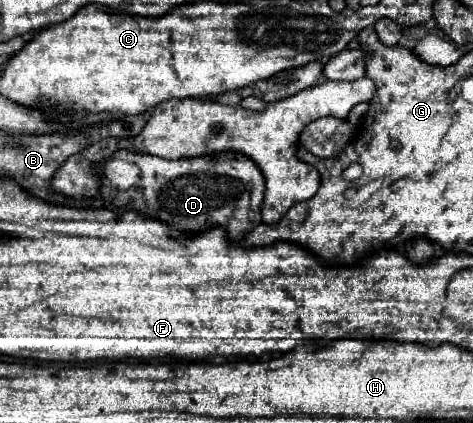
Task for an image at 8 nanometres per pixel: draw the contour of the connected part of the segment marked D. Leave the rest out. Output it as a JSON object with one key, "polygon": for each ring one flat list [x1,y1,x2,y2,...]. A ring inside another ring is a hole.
{"polygon":[[118,151,114,157,132,161,142,171,138,201,124,203,124,209,132,207,182,231,200,231,210,225,222,225,228,231,228,237,236,243,240,243,244,235,262,223,260,207,264,199,264,177,258,165,254,165,254,161,242,153,222,151,178,161,136,151]]}

